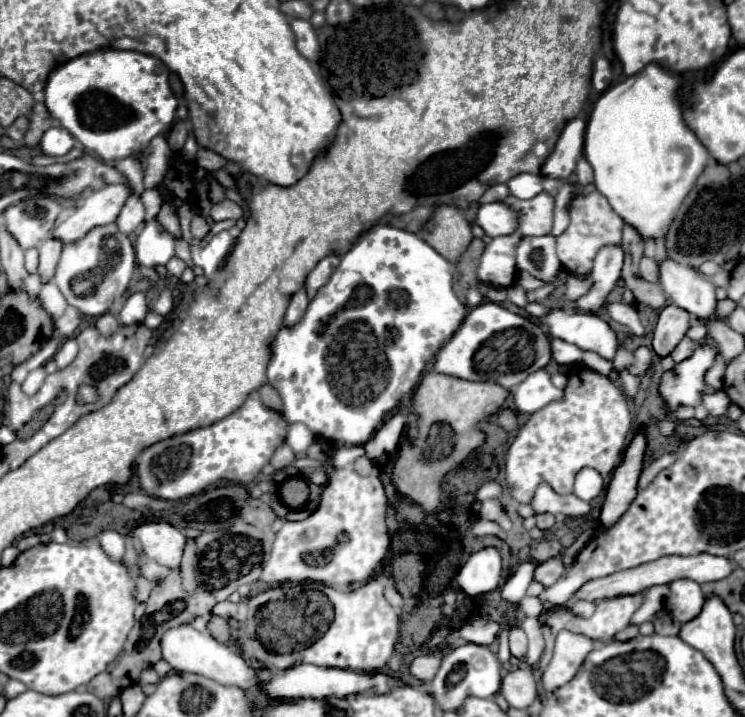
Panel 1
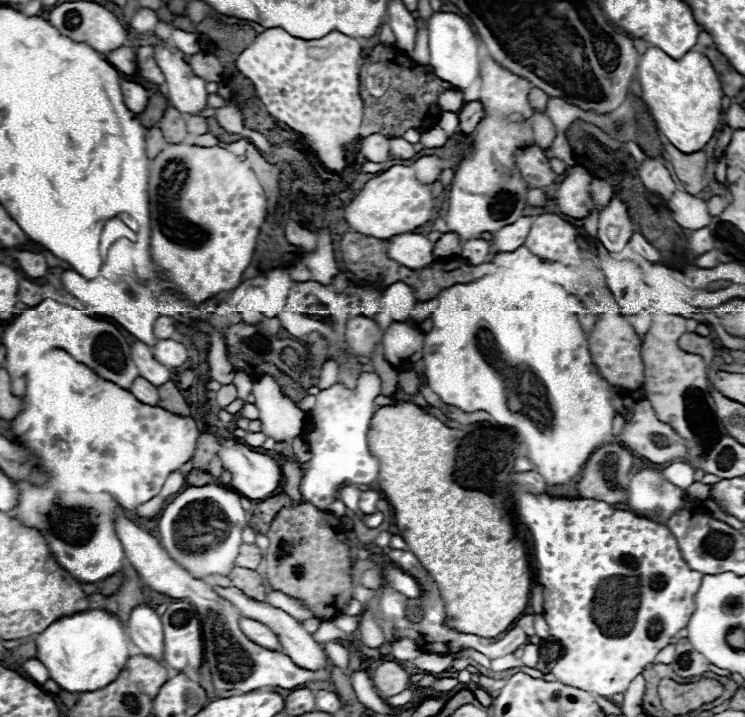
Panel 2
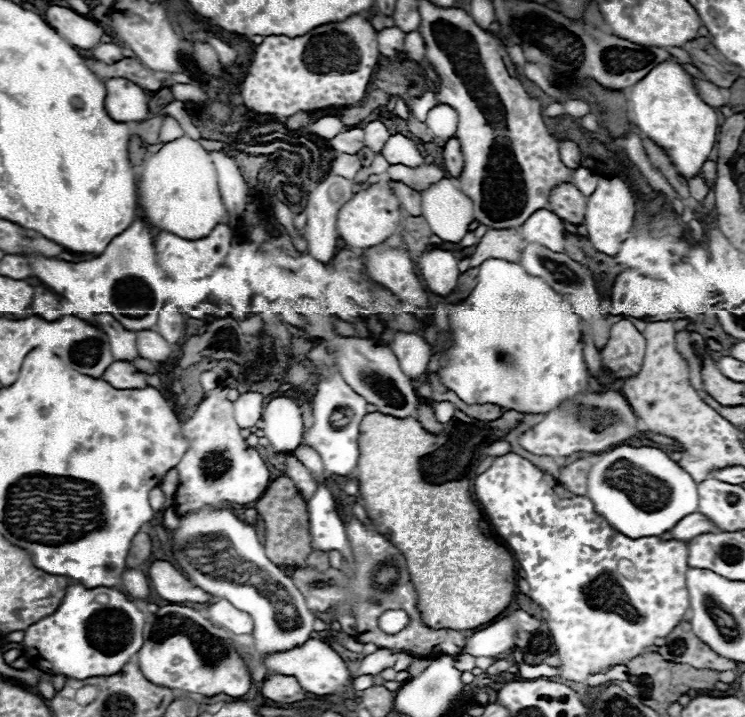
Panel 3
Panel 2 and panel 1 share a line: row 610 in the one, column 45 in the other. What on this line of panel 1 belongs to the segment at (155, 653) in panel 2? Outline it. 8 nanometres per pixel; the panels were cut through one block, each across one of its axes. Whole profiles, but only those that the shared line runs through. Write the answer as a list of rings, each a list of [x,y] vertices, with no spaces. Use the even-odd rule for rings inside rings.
[[[52,126],[40,140],[40,150],[46,156],[66,156],[74,146],[74,138],[60,126]]]

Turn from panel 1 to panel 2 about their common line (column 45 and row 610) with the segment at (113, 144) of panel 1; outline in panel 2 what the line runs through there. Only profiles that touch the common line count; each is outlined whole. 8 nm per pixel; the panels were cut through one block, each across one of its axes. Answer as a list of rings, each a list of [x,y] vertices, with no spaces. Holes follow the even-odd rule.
[[[86,610],[74,616],[66,616],[62,620],[56,620],[50,624],[42,634],[36,636],[36,646],[38,646],[38,660],[48,668],[50,678],[66,692],[92,692],[108,686],[114,682],[124,668],[128,660],[128,646],[130,646],[130,636],[120,624],[116,616],[110,616],[104,610]]]

